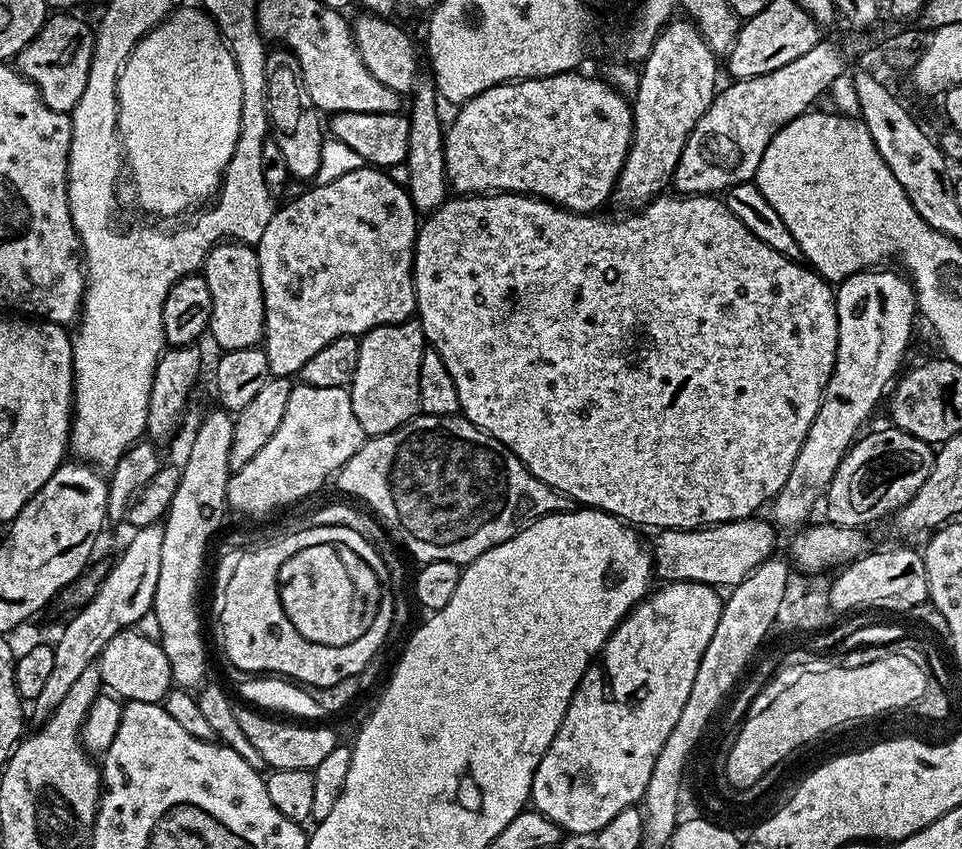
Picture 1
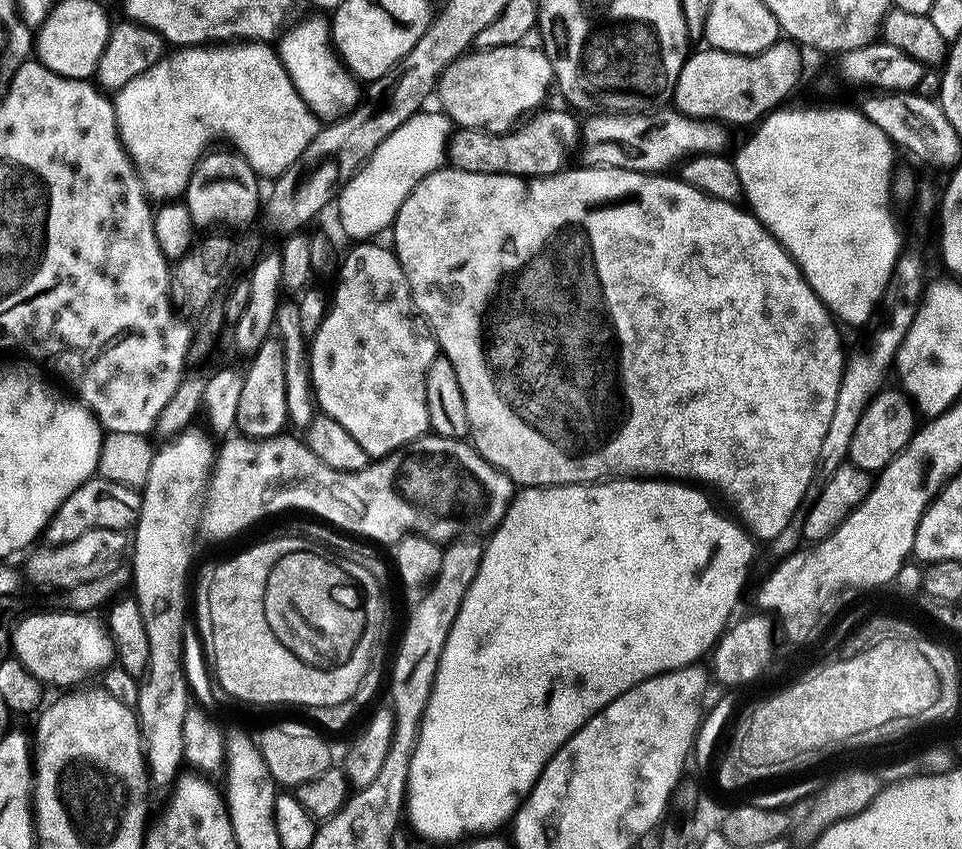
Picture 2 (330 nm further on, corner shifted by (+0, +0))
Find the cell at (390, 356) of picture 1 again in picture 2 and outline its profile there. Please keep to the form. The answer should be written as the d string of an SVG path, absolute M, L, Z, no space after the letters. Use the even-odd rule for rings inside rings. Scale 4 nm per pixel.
M360 242L355 245L356 249L344 260L340 268L340 286L336 294L330 298L330 307L324 316L324 320L317 329L316 335L311 337L310 361L311 361L311 390L314 393L315 403L319 411L325 416L334 418L338 426L346 426L350 430L350 438L366 450L370 458L387 456L389 452L400 452L405 446L417 440L429 431L428 415L426 414L426 370L430 370L430 362L438 355L438 345L431 335L419 336L416 333L416 324L412 321L414 317L414 305L412 303L412 291L406 282L406 274L402 270L400 260L396 257L391 247L383 248L380 242Z

